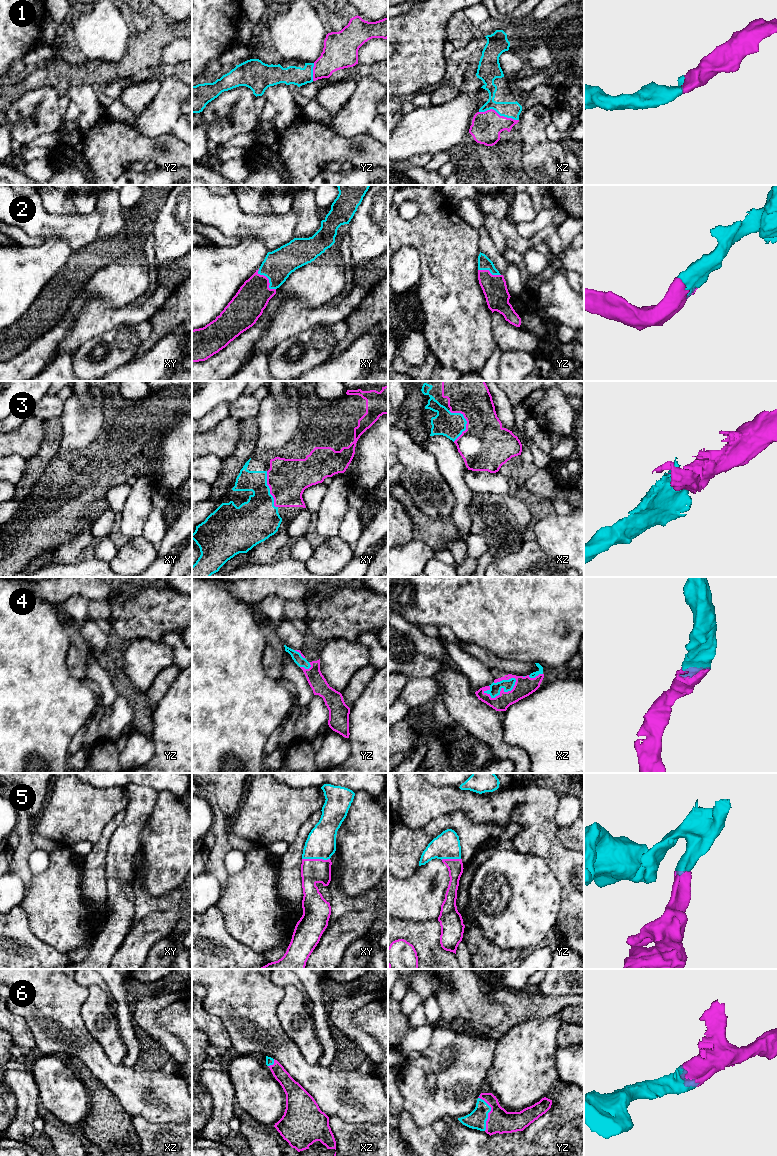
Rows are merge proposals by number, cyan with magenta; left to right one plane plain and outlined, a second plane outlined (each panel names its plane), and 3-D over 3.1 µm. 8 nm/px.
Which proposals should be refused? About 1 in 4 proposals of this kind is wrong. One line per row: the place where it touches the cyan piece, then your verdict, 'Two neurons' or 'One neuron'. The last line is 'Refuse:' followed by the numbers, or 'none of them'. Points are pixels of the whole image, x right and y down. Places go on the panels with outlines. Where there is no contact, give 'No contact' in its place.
1: Touches cyan at xz (499, 114). One neuron
2: Touches cyan at xy (269, 280). One neuron
3: Touches cyan at xz (466, 421). One neuron
4: Touches cyan at xz (500, 689). One neuron
5: Touches cyan at xy (316, 858). One neuron
6: Touches cyan at yz (489, 1111). One neuron
Refuse: none of them

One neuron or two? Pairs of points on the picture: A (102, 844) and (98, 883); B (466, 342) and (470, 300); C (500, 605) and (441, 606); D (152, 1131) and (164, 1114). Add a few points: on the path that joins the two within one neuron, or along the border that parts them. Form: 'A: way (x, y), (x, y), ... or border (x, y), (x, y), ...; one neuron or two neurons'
A: way (98, 854), (98, 873); one neuron
B: way (466, 332), (466, 313), (468, 310); one neuron
C: way (485, 605), (456, 605); one neuron
D: border (134, 1117), (142, 1115), (152, 1122), (181, 1123); two neurons

